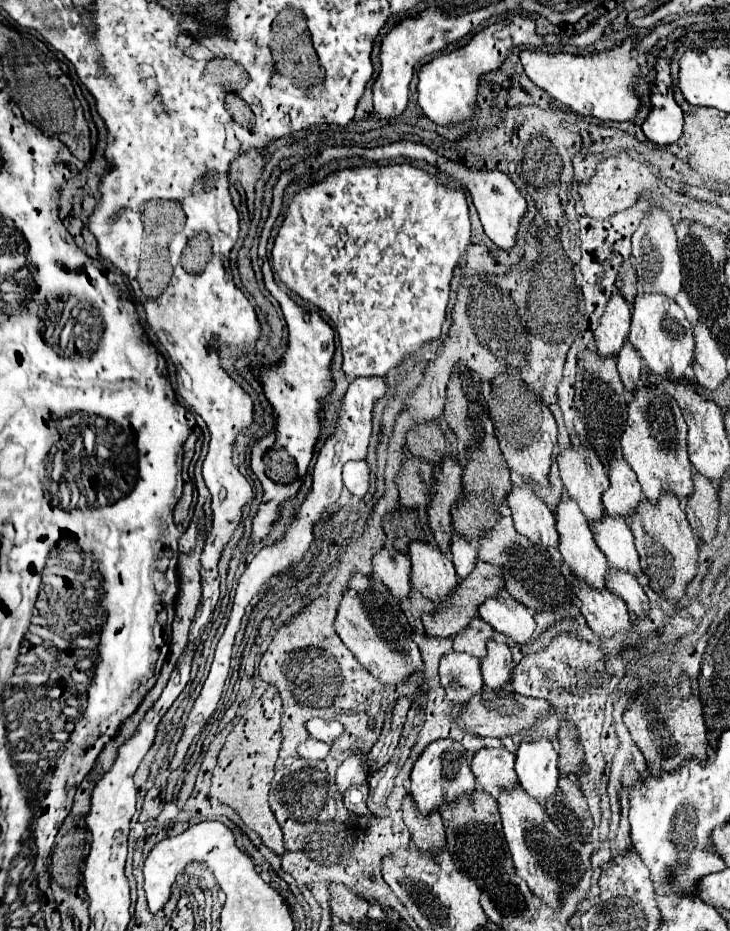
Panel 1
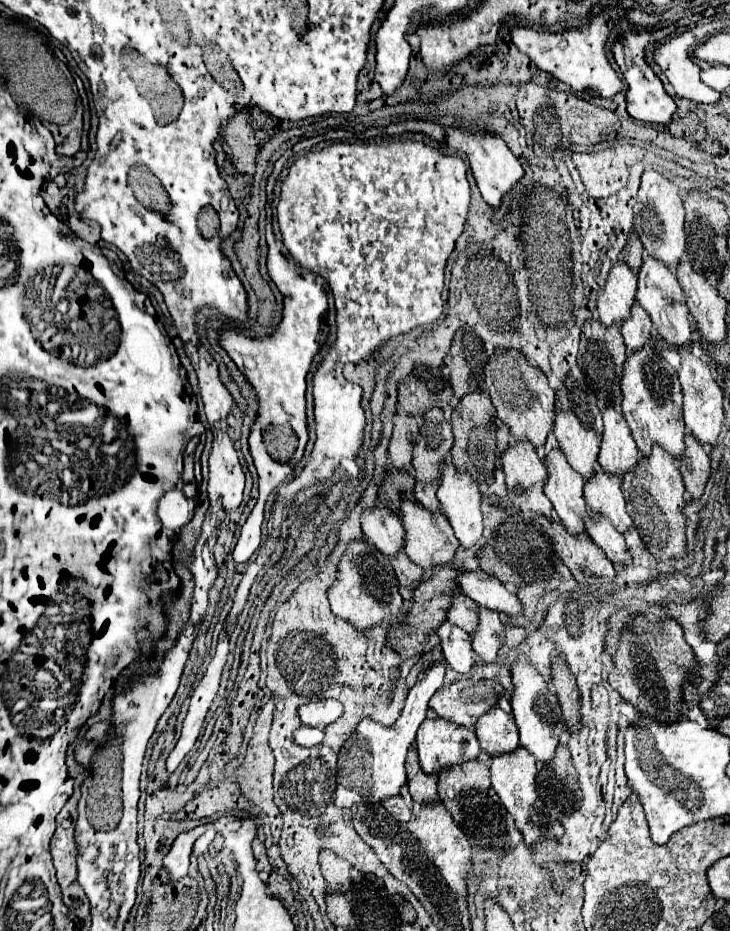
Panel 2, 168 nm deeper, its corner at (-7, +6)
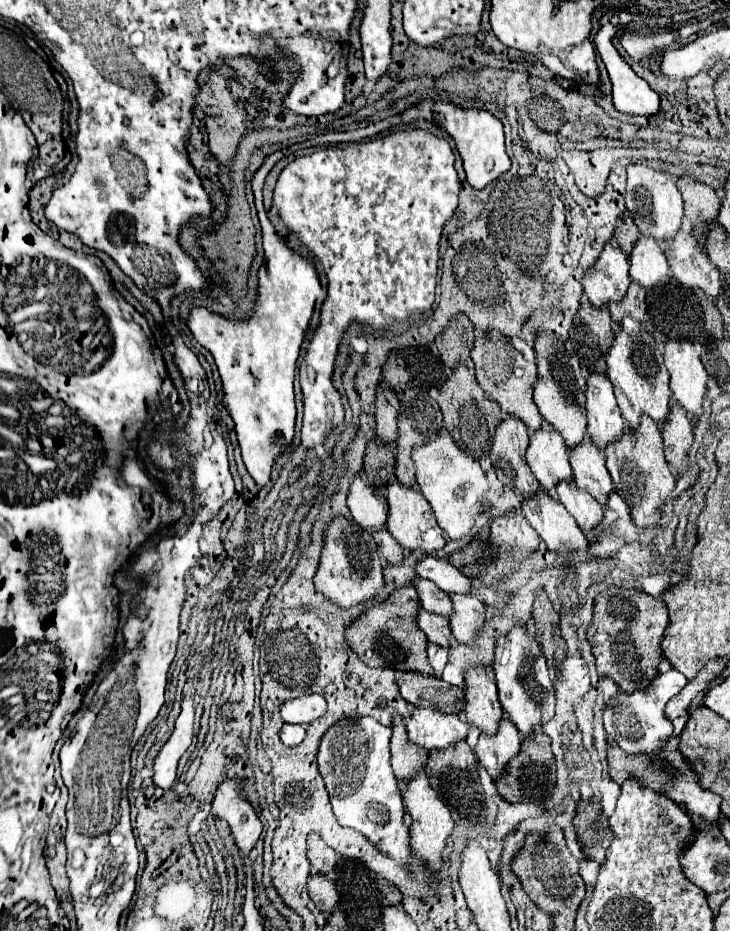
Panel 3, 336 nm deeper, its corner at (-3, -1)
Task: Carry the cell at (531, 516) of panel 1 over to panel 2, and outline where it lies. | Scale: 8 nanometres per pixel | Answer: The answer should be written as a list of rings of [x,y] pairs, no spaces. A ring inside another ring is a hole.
[[[529,441],[515,443],[503,453],[501,461],[511,503],[521,511],[533,511],[539,517],[553,519],[553,505],[543,491],[549,475],[535,453],[535,447]]]

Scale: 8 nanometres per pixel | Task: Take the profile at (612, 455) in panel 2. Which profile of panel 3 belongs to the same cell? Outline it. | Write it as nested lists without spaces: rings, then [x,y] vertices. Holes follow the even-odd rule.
[[[591,372],[587,376],[585,398],[587,434],[593,438],[599,450],[605,450],[605,446],[617,440],[625,430],[625,422],[621,418],[609,378],[605,374]]]

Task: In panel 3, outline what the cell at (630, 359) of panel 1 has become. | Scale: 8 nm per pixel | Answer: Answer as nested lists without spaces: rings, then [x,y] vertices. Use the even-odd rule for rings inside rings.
[[[631,282],[629,290],[625,294],[625,300],[611,302],[609,310],[611,310],[611,318],[615,324],[619,324],[625,314],[633,316],[635,320],[643,320],[643,316],[645,316],[645,290],[641,286],[637,286],[637,282]]]

